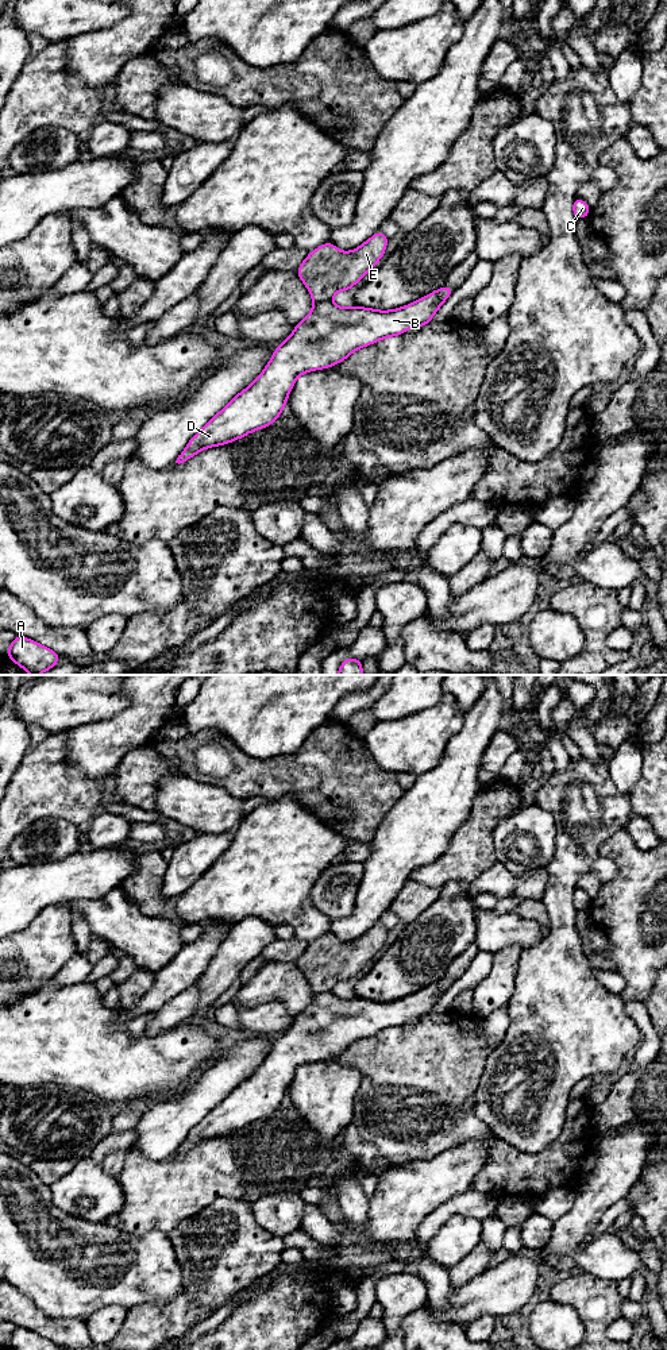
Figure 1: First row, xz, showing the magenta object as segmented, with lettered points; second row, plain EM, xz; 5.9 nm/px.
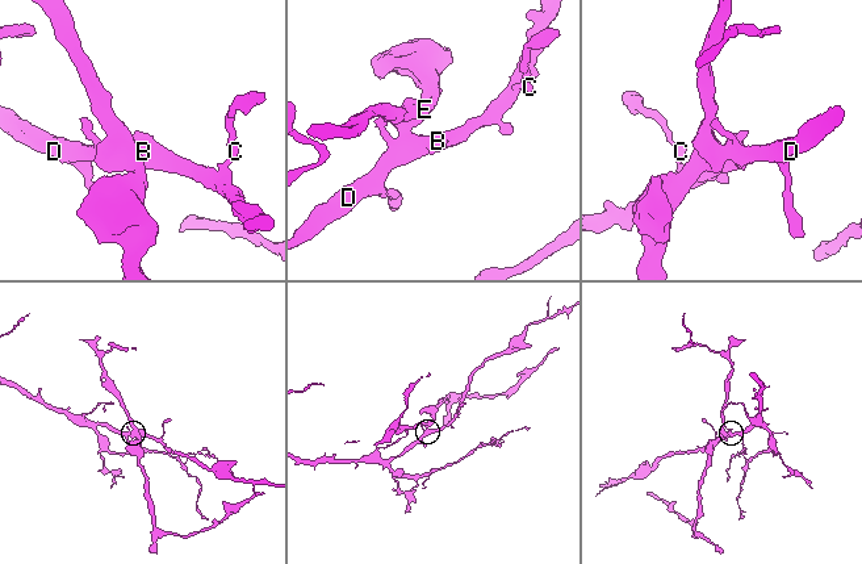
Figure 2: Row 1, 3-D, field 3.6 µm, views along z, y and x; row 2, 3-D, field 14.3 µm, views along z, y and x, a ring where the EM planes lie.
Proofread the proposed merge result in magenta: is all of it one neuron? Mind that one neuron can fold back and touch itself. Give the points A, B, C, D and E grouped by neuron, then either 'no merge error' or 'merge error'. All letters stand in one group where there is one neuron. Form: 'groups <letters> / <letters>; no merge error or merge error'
groups A B C D / E; merge error

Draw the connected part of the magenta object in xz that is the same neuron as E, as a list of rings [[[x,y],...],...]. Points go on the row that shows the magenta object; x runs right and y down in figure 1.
[[[375,232],[358,248],[344,252],[328,242],[311,251],[296,273],[313,302],[331,301],[340,290],[350,290],[383,256],[389,238]]]

